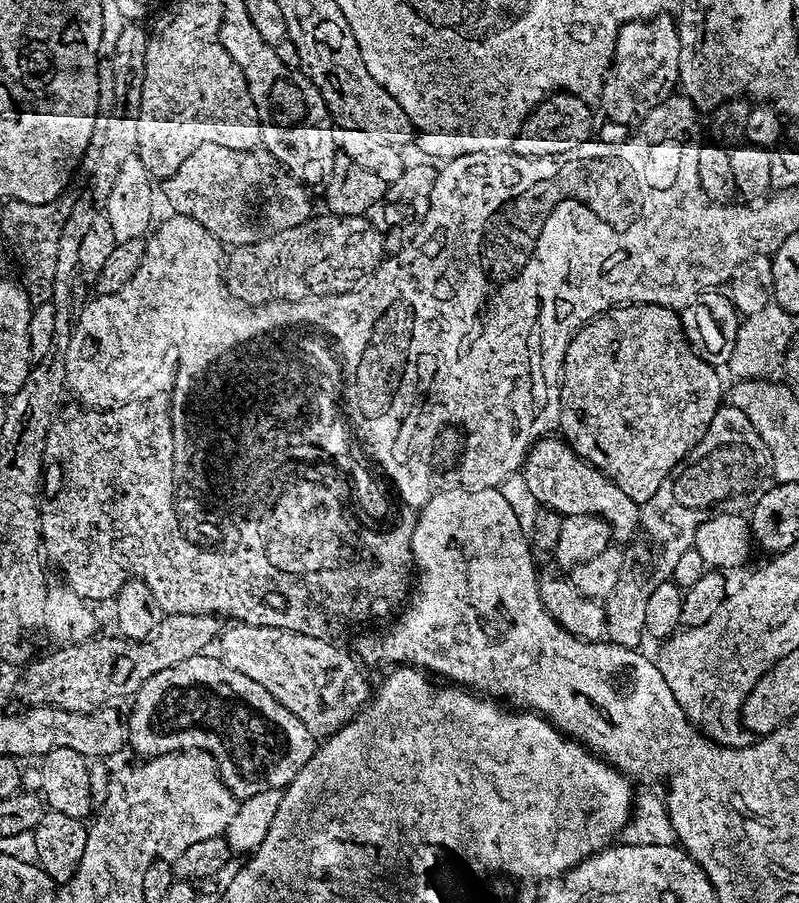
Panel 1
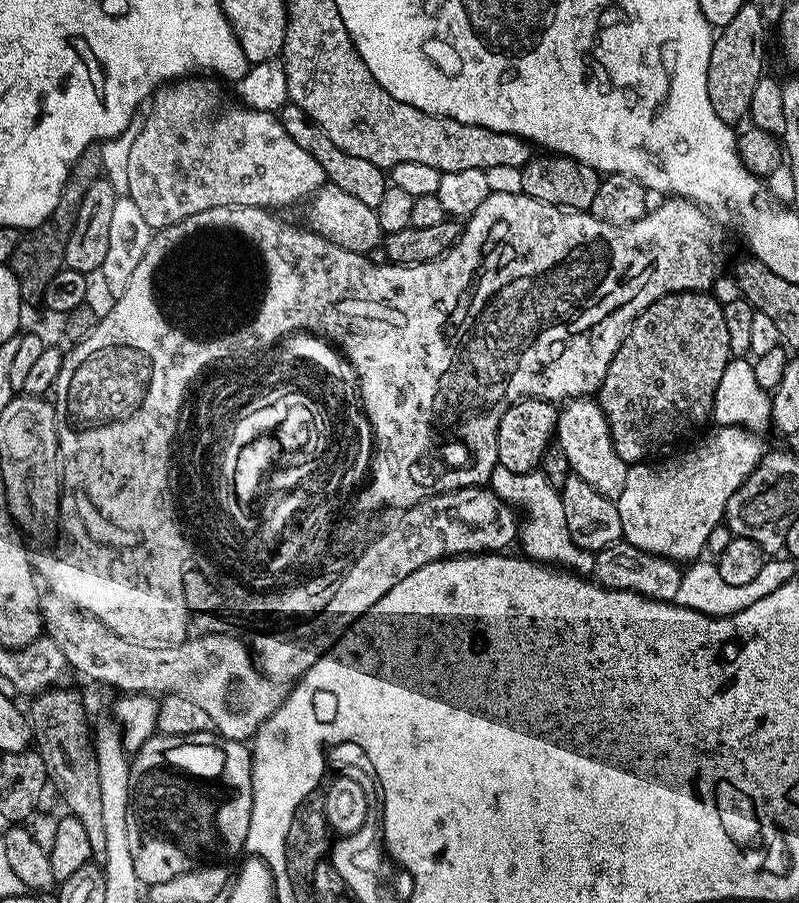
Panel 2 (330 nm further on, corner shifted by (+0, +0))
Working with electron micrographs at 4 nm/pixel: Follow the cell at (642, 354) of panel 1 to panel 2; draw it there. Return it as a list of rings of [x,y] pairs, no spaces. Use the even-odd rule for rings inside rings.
[[[708,290],[669,292],[658,298],[658,302],[632,321],[622,346],[606,370],[598,389],[598,403],[608,419],[614,448],[629,466],[647,461],[655,448],[672,444],[687,432],[694,431],[699,424],[709,423],[718,382],[722,382],[728,361],[733,359],[724,305],[712,294]]]

